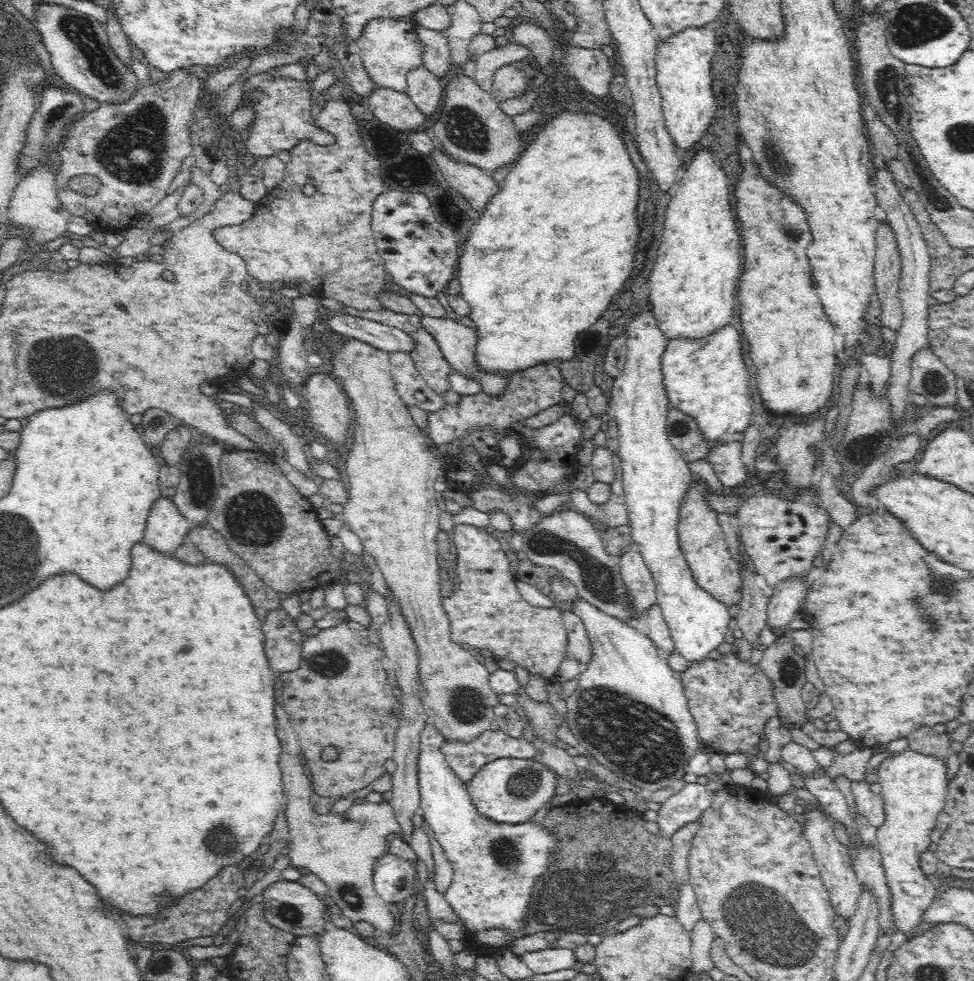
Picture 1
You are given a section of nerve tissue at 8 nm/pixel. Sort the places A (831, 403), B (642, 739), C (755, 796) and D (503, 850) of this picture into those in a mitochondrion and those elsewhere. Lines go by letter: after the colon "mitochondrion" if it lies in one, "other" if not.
A: other
B: mitochondrion
C: other
D: mitochondrion

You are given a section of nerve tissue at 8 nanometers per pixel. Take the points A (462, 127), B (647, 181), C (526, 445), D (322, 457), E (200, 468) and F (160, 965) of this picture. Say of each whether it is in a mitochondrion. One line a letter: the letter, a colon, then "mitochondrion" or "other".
A: mitochondrion
B: other
C: other
D: other
E: mitochondrion
F: mitochondrion

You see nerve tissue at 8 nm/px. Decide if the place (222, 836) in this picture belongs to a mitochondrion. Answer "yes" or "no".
yes

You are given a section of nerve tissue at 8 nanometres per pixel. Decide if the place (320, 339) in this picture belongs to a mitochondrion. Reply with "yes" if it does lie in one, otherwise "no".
no

